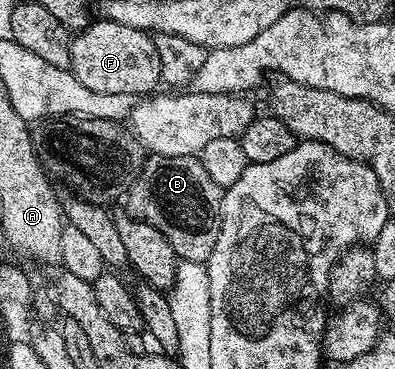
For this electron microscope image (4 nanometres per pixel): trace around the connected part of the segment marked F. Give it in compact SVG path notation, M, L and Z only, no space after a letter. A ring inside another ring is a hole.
M98 18L72 36L68 70L82 85L87 85L87 89L95 89L95 93L127 93L145 97L156 92L161 83L159 53L155 53L153 35L110 19Z

